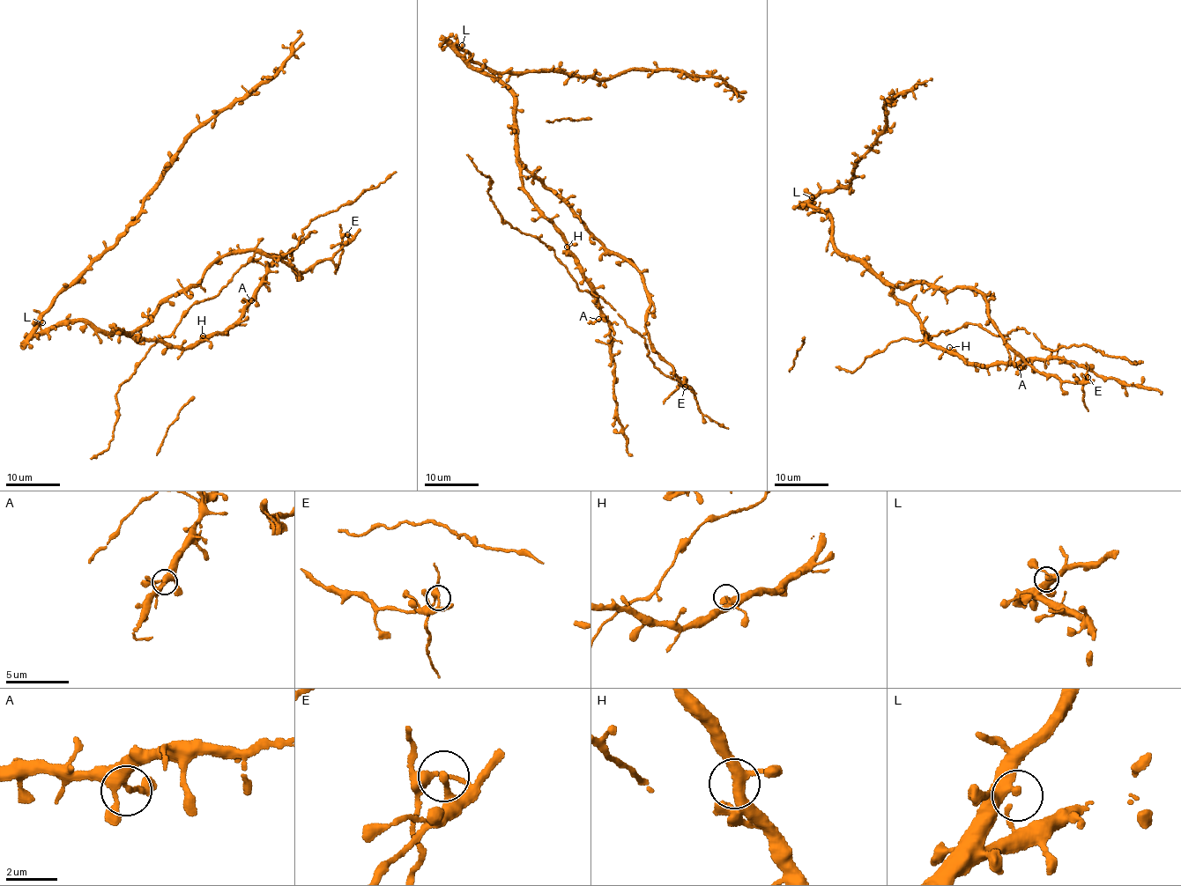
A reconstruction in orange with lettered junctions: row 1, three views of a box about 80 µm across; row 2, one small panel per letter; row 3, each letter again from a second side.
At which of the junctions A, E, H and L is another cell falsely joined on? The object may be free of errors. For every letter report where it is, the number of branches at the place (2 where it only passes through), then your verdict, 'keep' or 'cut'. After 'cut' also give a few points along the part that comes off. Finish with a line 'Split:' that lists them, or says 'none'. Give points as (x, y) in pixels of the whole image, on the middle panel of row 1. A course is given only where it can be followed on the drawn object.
A: at (598, 319); 2 branches meet; keep
E: at (685, 387); 2 branches meet; cut; foreign part runs (685, 387), (678, 386), (663, 403)
H: at (567, 247); 2 branches meet; keep
L: at (462, 45); 2 branches meet; keep
Split: E

